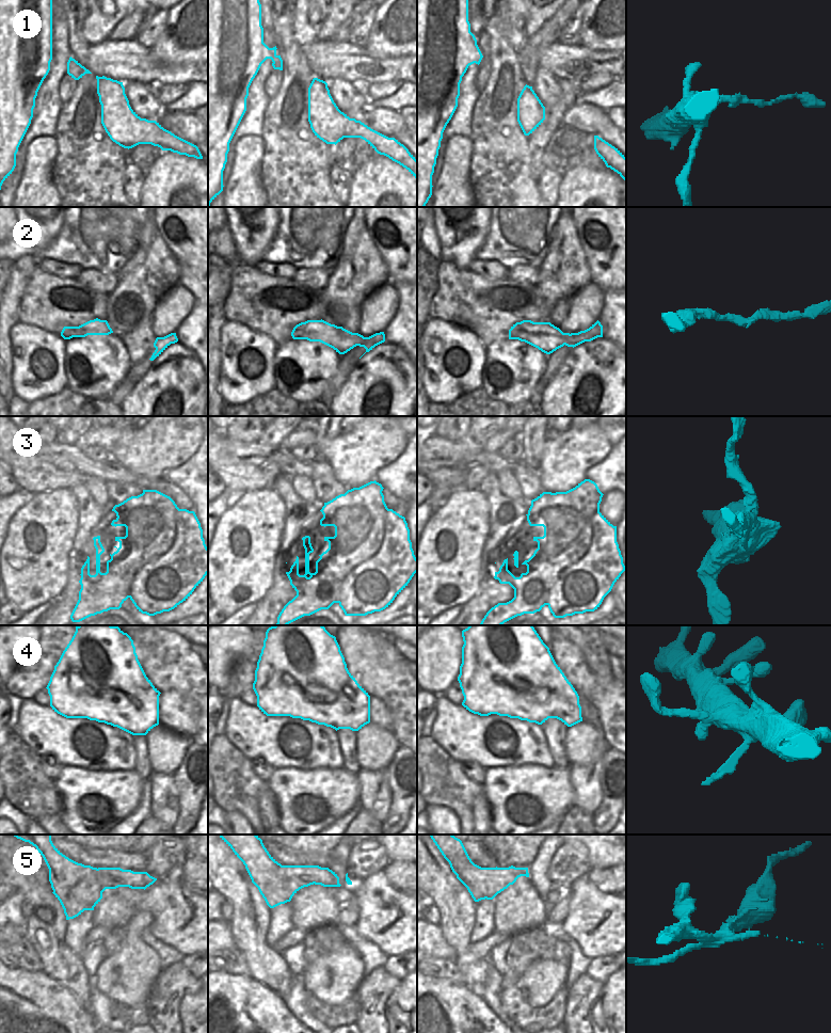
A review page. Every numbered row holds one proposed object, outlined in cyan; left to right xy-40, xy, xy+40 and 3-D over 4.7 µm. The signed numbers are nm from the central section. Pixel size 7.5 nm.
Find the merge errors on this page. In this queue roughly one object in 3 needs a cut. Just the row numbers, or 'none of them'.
1, 3, 5

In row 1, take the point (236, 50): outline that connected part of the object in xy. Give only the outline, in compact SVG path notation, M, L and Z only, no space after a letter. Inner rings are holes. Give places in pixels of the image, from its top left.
M208 0L208 207L223 191L229 143L246 111L249 88L261 64L267 59L274 61L276 49L263 43L259 0Z

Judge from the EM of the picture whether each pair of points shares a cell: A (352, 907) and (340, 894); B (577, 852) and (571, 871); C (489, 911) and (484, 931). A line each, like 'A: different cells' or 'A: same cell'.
A: different cells
B: same cell
C: same cell

